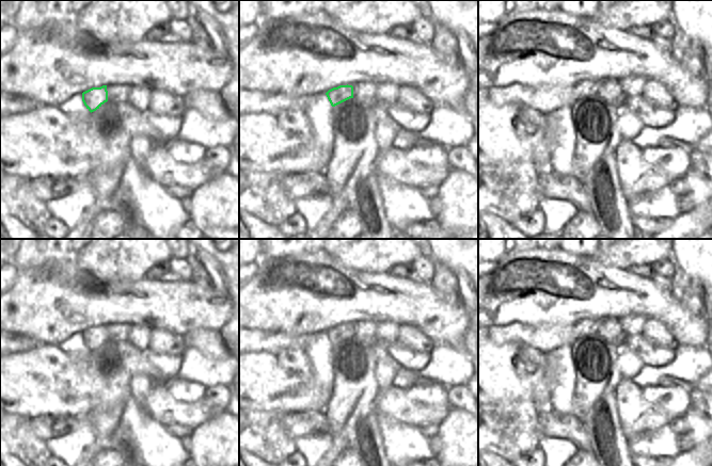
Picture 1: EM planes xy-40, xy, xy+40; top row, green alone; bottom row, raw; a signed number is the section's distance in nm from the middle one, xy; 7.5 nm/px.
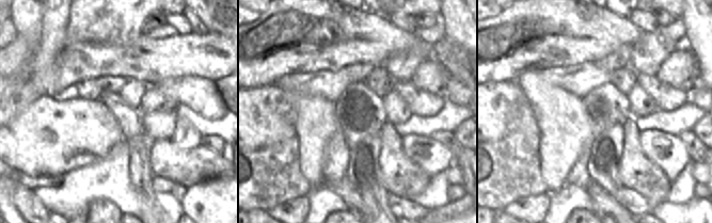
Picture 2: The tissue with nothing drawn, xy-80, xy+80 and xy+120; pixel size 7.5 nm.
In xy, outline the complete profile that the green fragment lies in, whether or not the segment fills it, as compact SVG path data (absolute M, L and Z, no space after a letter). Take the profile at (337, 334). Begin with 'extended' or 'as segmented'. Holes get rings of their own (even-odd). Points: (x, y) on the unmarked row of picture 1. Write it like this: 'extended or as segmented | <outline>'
as segmented | M339 324L333 326L326 332L332 346L335 346L350 337L353 337L353 325L352 324Z

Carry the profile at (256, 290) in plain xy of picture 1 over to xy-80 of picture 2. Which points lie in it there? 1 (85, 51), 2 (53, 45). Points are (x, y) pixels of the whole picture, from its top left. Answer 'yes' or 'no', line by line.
1: yes
2: yes

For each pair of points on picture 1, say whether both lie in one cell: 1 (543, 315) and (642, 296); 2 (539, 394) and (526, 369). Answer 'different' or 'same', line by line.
1: same
2: same

